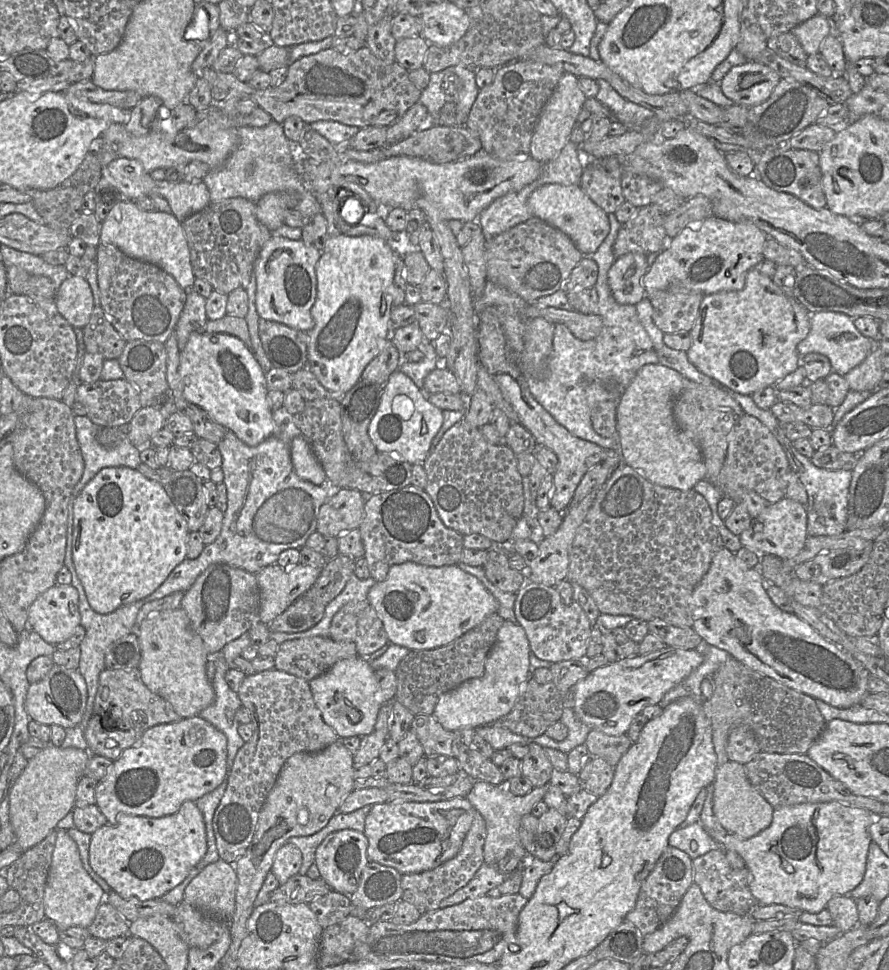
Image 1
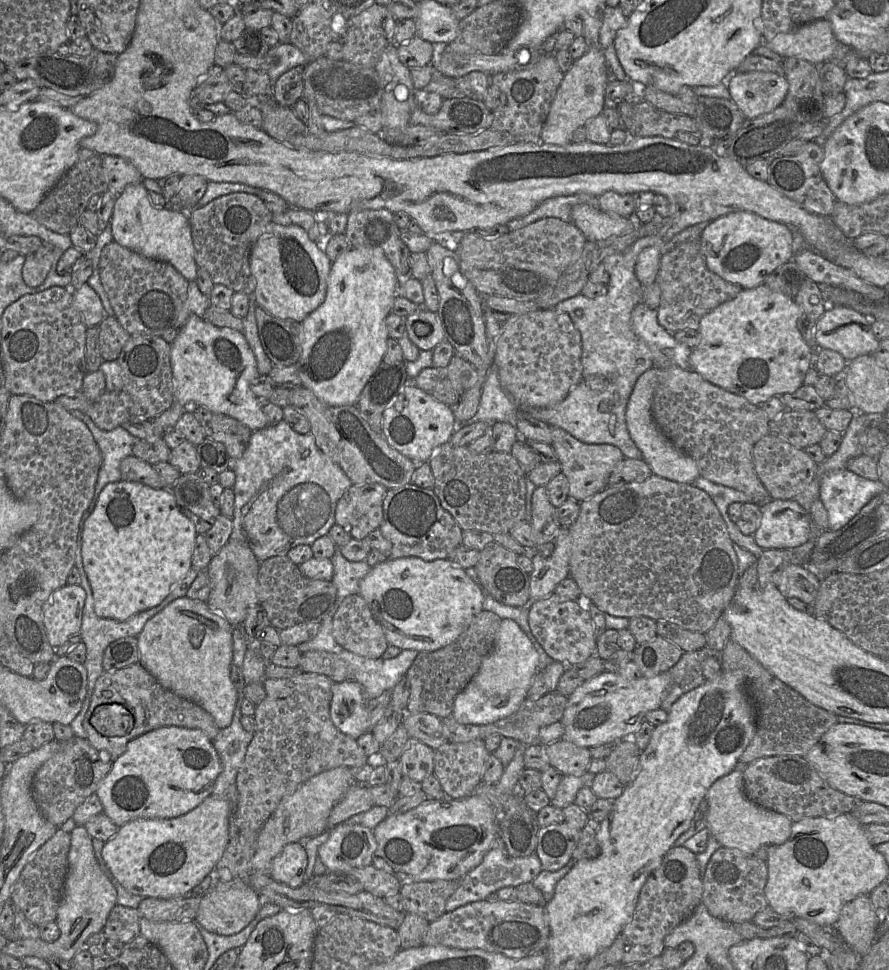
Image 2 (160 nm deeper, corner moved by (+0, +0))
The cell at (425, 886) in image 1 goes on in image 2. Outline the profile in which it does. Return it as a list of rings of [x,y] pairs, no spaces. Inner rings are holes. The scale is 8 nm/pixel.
[[[446,879],[402,884],[399,893],[403,911],[417,914],[429,922],[437,920],[446,913],[446,902],[460,882],[461,879]]]

